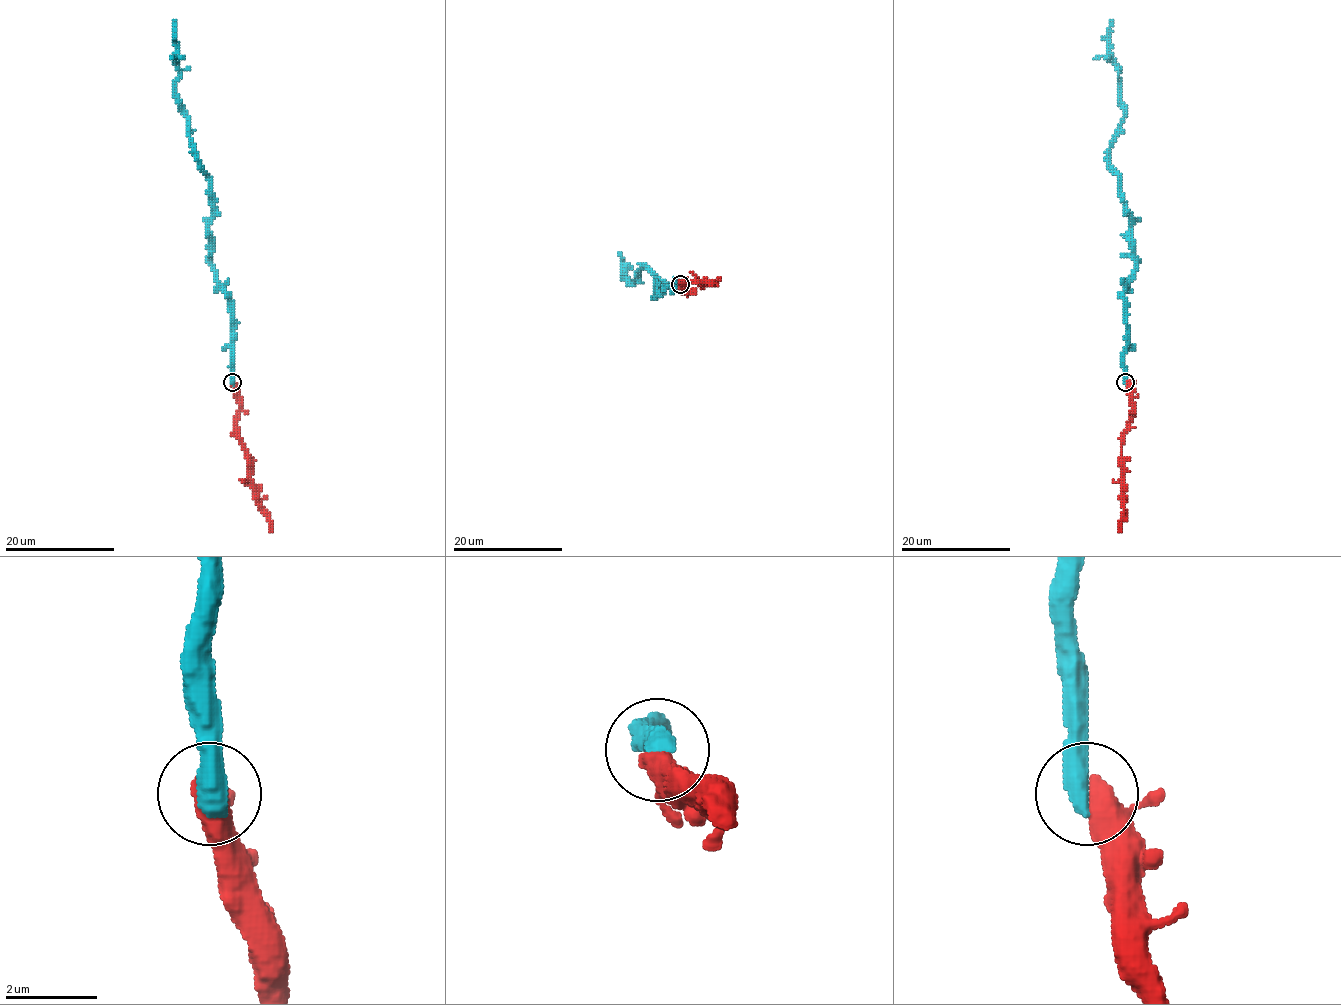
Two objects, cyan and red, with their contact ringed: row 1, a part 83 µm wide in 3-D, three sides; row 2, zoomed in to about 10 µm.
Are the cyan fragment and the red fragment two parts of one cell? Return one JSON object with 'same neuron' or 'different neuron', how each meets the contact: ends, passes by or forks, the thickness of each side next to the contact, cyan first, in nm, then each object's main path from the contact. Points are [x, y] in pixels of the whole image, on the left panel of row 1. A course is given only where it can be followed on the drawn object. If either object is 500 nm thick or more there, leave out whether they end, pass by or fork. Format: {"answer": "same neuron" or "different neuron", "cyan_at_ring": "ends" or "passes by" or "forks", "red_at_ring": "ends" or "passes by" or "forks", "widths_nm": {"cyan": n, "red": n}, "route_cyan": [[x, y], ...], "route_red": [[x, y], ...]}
{"answer": "same neuron", "widths_nm": {"cyan": 550, "red": 420}, "route_cyan": [[233, 382], [233, 303], [211, 264], [214, 197], [175, 85], [174, 21]], "route_red": [[233, 382], [238, 402], [237, 428], [249, 462], [249, 485], [273, 532]]}

